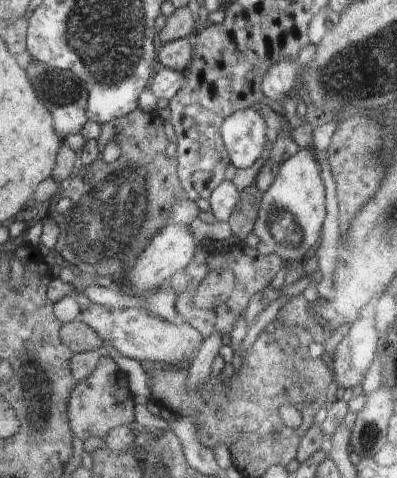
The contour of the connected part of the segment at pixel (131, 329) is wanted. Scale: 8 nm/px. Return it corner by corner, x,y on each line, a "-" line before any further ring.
90,302
86,312
81,313
79,318
101,336
102,342
105,339
120,354
140,362
155,361
168,366
188,365
197,356
197,350
205,339
184,322
160,319
140,307
106,309

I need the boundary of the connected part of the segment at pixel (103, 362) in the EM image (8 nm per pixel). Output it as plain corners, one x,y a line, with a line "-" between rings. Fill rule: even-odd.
100,356
96,369
81,382
76,382
67,403
67,416
73,438
84,442
91,436
101,439
121,425
132,426
135,401
128,380
113,358

